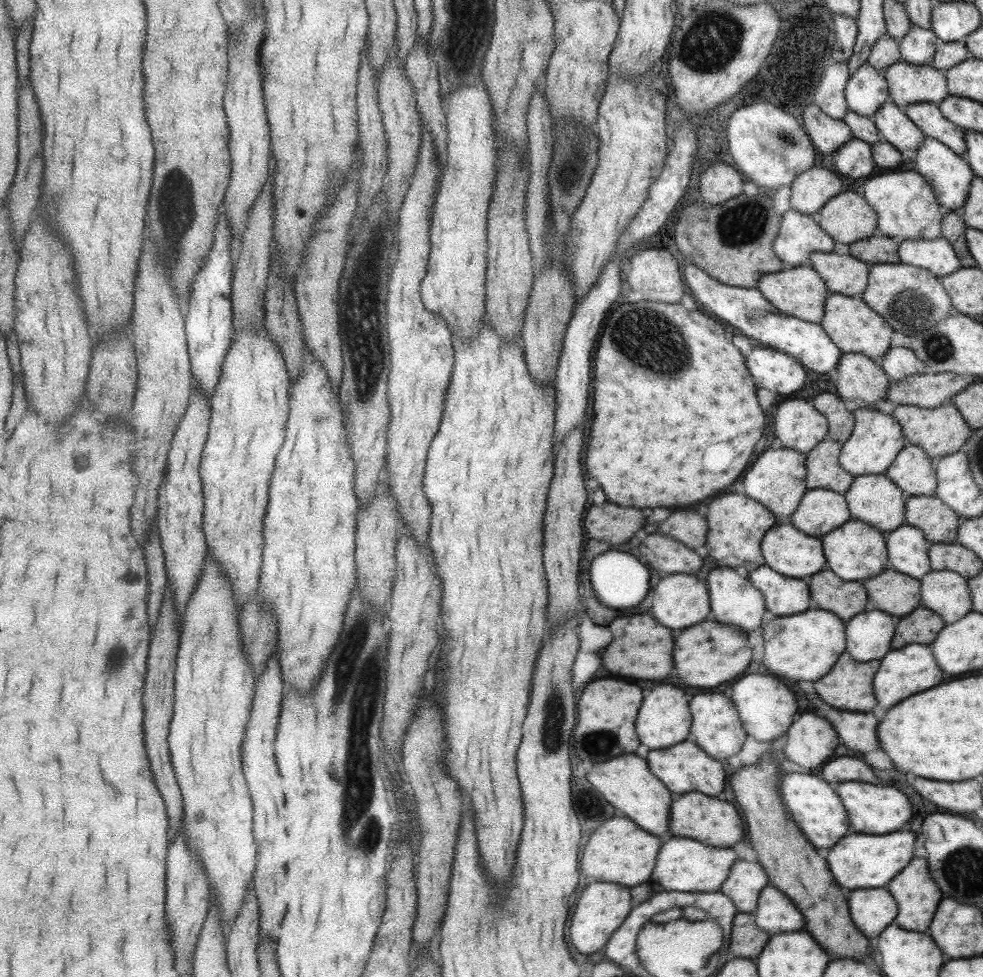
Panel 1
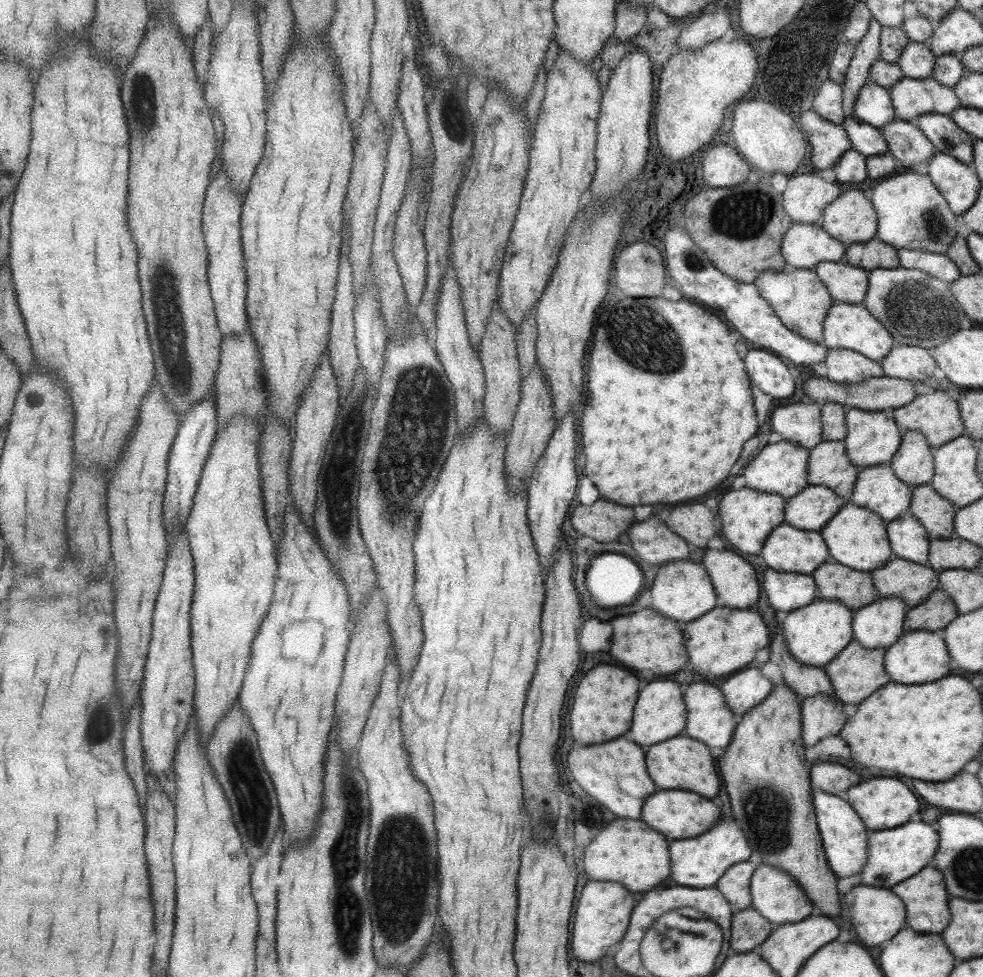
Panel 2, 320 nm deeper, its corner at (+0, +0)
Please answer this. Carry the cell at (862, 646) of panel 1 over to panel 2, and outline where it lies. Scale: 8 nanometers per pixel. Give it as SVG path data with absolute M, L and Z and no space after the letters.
M899 597L876 598L854 611L852 639L868 649L891 646L904 633L902 624L908 609Z

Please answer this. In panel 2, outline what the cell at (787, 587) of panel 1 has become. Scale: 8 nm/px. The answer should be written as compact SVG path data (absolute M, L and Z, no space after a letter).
M765 569L761 582L770 606L781 616L807 606L817 598L817 585L811 575Z

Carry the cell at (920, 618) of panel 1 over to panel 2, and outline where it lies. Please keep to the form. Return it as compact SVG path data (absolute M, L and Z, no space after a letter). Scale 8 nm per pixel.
M932 590L925 602L910 607L903 619L902 631L904 633L927 629L934 632L941 631L958 615L954 602L944 590Z

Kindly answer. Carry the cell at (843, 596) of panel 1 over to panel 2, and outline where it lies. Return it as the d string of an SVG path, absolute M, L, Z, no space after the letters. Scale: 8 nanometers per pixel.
M829 560L810 575L817 585L817 598L840 602L853 611L879 598L867 571L853 570Z

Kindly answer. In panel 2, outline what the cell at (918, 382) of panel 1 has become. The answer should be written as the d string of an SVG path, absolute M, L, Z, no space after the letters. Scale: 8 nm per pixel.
M811 375L801 383L805 401L824 400L844 406L845 409L856 408L868 411L890 411L905 406L911 402L917 394L913 391L913 385L907 380L891 378L888 376L867 377L855 384L836 383L826 377Z

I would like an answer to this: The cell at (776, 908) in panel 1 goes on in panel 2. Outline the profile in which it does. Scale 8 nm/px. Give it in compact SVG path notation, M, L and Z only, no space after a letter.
M761 863L750 876L750 893L753 907L763 918L773 923L773 926L794 923L813 914L813 904L803 892L796 880L784 870Z

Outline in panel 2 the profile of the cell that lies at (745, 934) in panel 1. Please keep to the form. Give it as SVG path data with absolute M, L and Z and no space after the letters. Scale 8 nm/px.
M753 907L732 913L730 918L730 948L745 953L757 947L771 934L773 923L763 918Z

